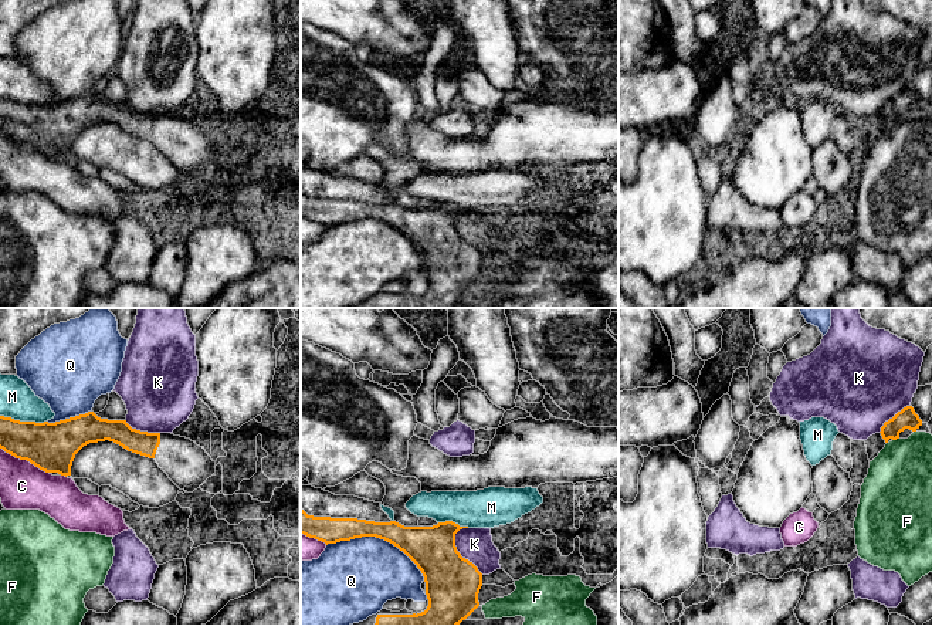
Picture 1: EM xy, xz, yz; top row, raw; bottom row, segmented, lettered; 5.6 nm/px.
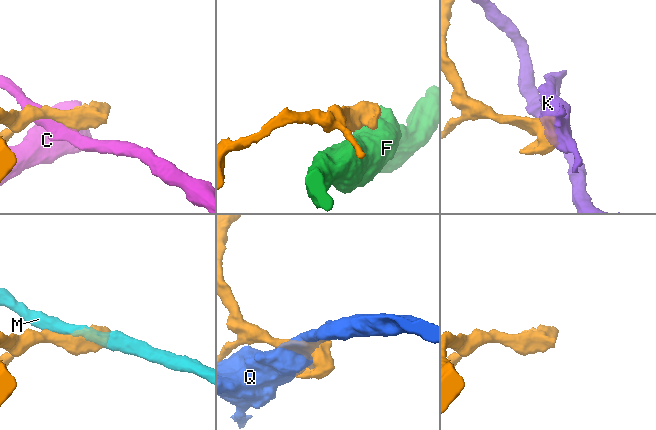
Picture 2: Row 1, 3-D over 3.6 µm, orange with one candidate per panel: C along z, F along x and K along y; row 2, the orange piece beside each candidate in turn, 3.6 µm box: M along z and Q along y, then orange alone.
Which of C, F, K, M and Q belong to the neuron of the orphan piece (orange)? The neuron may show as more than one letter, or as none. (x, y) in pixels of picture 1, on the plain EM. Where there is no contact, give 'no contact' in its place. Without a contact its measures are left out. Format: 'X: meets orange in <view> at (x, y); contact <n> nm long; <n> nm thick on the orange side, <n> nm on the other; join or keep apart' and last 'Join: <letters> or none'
C: meets orange in xy at (24, 141); contact 320 nm long; 280 nm thick on the orange side, 260 nm on the other; keep apart
F: meets orange in yz at (895, 121); contact 40 nm long; 110 nm thick on the orange side, 360 nm on the other; keep apart
K: meets orange in xz at (458, 234); contact 300 nm long; 300 nm thick on the orange side, 190 nm on the other; keep apart
M: meets orange in xy at (23, 104); contact 260 nm long; 280 nm thick on the orange side, 200 nm on the other; keep apart
Q: meets orange in xz at (379, 219); contact 600 nm long; 200 nm thick on the orange side, 420 nm on the other; keep apart
Join: none

